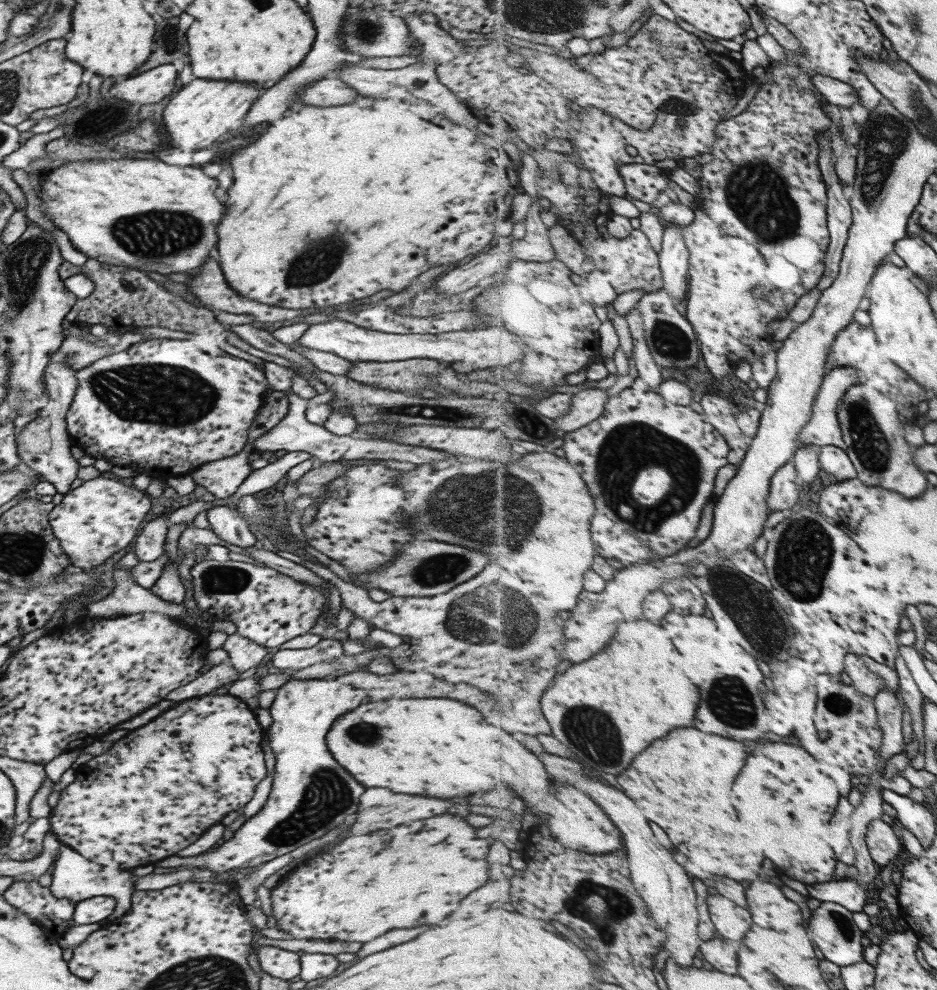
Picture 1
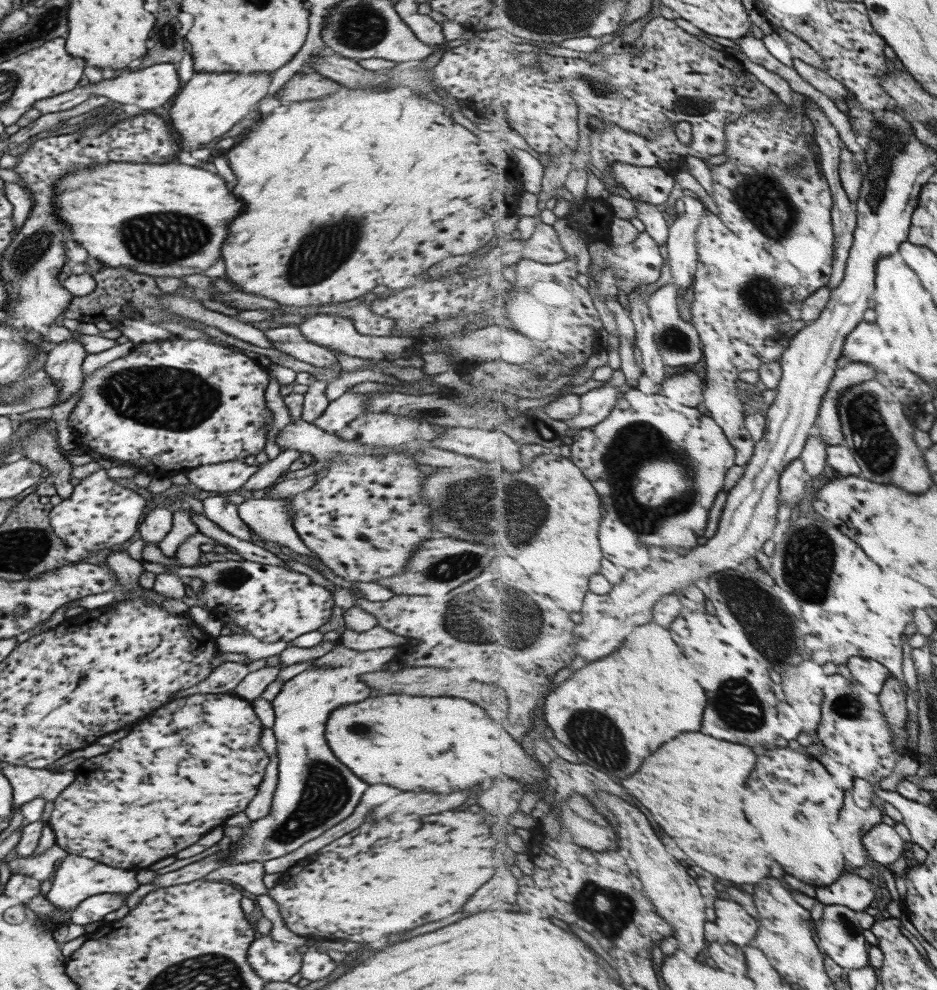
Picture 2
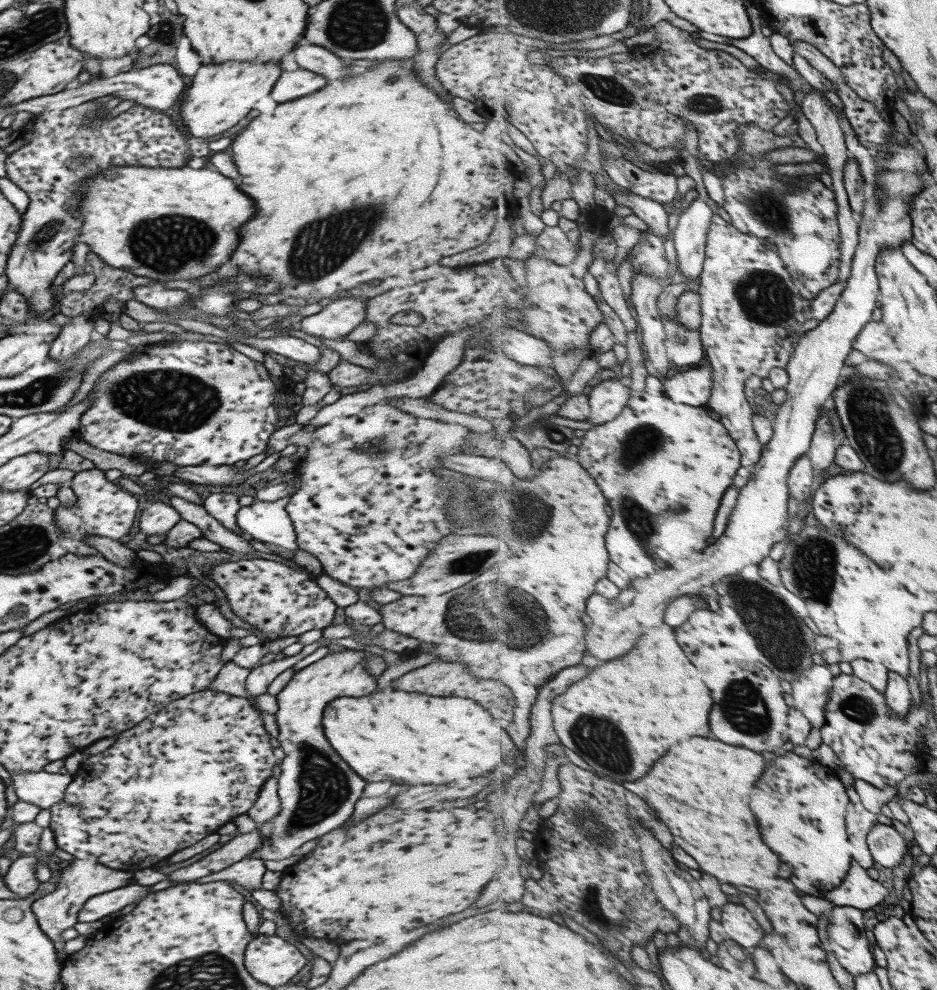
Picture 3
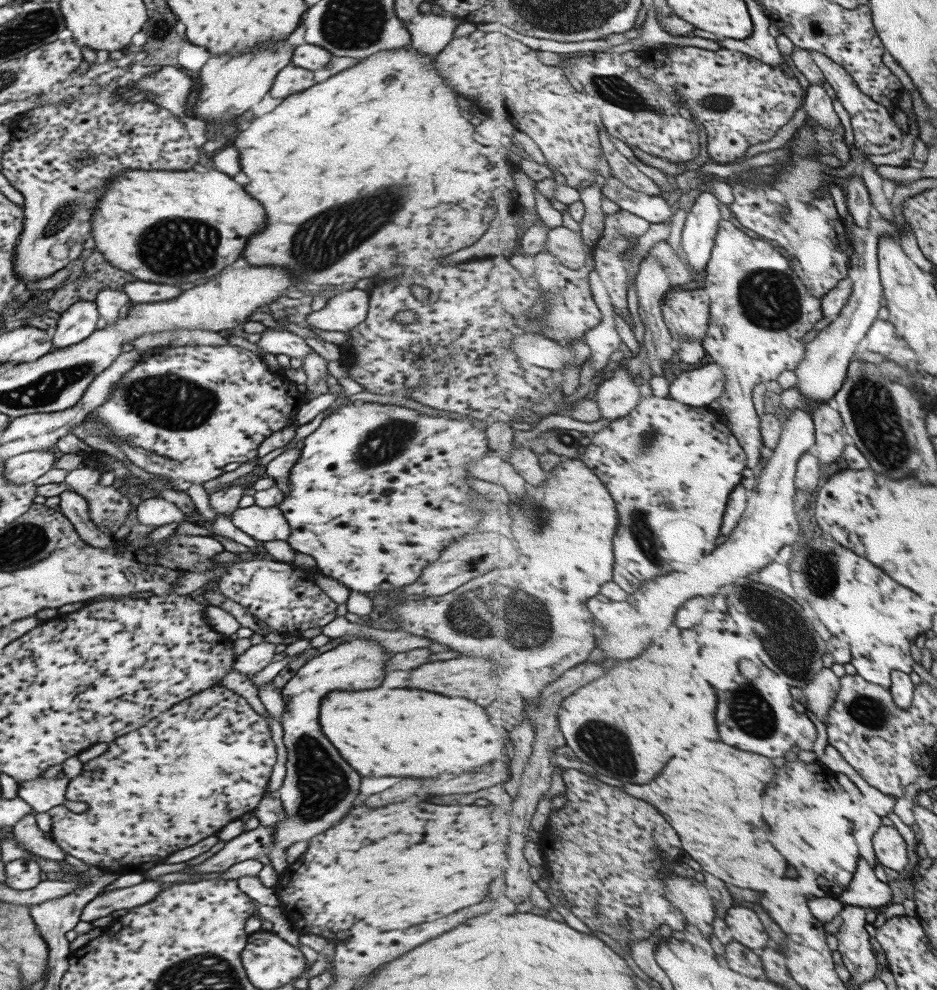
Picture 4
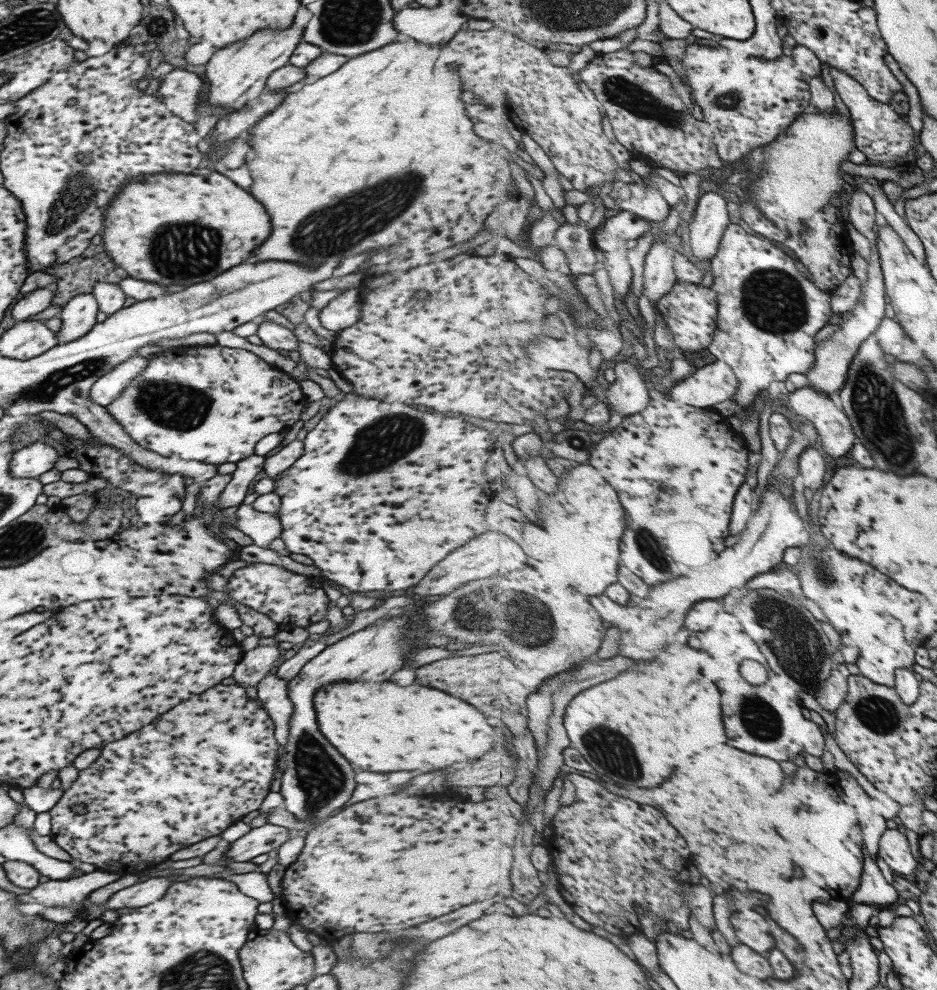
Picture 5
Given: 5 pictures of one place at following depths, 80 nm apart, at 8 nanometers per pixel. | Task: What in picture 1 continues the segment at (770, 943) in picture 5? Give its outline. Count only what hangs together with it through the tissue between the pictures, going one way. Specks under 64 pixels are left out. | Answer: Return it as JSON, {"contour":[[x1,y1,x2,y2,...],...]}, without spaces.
{"contour":[[720,893,711,895,708,903,712,922,724,938,740,941,752,929,754,920,750,909,739,906]]}

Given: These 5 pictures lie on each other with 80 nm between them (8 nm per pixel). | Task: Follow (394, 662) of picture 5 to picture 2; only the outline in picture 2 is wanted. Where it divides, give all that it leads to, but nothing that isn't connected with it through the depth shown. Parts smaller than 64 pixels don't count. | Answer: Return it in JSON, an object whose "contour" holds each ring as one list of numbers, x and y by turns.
{"contour":[[307,667,299,674,296,674,285,681,279,693,271,700,270,704,274,710,274,723,270,728,276,738,277,748,277,780,273,791,271,808,259,821,251,821,249,831,244,833,240,839,231,844,232,850,226,856,223,865,239,864,244,862,260,862,271,860,289,854,301,844,317,838,331,826,335,826,344,818,347,818,356,804,359,802,363,790,367,788,365,782,355,778,338,758,331,754,324,737,324,726,327,715,331,709,336,709,347,702,359,702,369,696,369,688,358,680,357,674,345,676,339,667]]}

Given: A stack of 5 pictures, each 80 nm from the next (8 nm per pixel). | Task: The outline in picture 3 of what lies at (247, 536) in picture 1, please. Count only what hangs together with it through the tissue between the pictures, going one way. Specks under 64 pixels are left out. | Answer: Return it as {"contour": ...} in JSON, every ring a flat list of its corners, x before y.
{"contour":[[235,493,207,494,202,502,202,507,209,516,218,520,227,530,235,530,240,533,239,536,246,537,235,522,235,515,240,507,237,503,237,498,238,496]]}

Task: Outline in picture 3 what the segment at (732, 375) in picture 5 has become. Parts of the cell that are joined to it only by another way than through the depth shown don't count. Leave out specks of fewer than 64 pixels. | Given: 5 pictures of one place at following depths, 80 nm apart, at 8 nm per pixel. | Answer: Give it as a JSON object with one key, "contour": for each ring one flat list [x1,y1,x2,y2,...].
{"contour":[[711,364,699,366,689,372,677,374,665,382,665,392,675,402,691,406,707,405,714,389,714,375]]}

